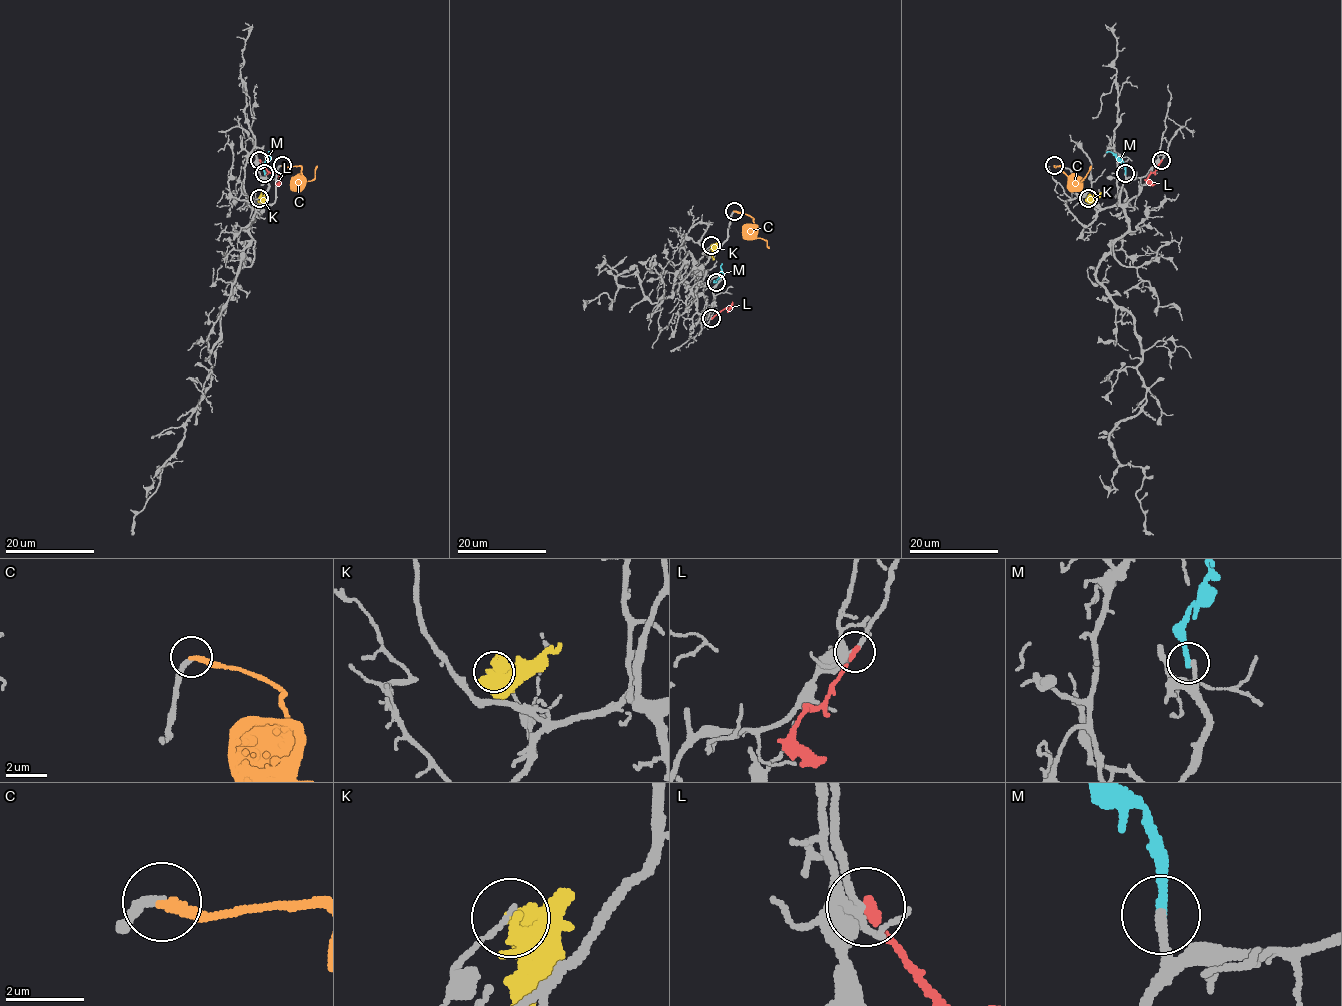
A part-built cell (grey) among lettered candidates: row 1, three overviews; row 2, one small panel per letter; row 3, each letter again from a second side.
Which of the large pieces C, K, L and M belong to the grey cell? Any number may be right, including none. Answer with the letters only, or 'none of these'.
C

